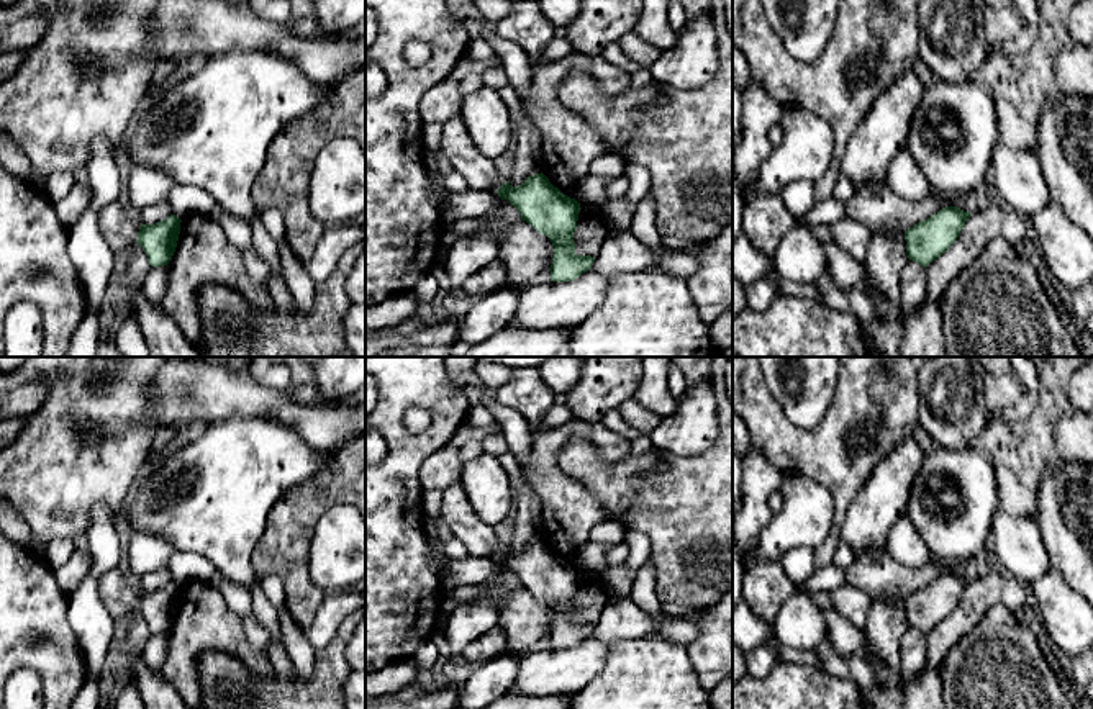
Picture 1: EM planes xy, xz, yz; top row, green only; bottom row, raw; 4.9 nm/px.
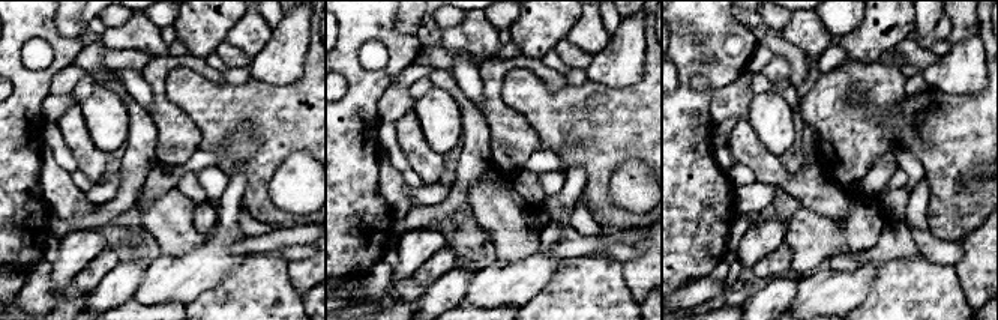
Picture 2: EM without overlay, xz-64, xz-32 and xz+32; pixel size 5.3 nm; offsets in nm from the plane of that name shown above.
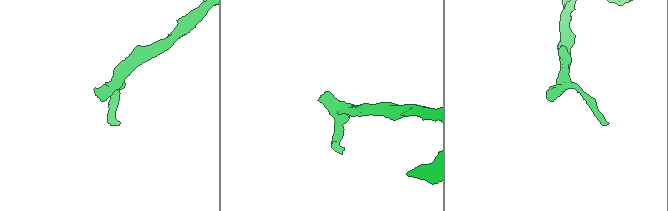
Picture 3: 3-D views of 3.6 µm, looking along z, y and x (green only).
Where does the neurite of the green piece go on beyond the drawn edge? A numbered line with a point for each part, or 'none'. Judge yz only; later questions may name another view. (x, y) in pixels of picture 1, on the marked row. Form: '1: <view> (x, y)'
none

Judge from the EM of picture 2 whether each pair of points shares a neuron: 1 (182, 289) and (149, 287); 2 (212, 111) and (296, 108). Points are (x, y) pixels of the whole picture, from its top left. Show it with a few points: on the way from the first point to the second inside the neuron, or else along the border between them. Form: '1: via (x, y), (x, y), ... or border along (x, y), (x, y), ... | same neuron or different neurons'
1: via (174, 287), (156, 287) | same neuron
2: via (233, 108), (275, 108) | same neuron

